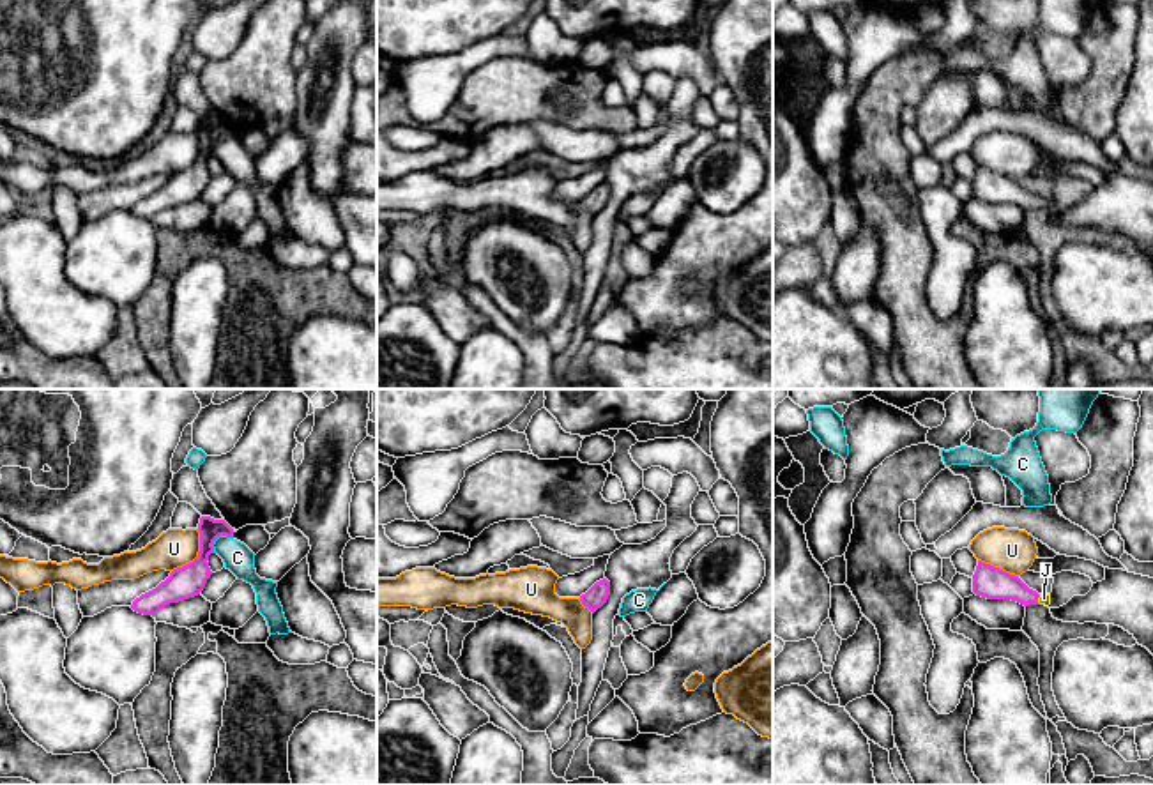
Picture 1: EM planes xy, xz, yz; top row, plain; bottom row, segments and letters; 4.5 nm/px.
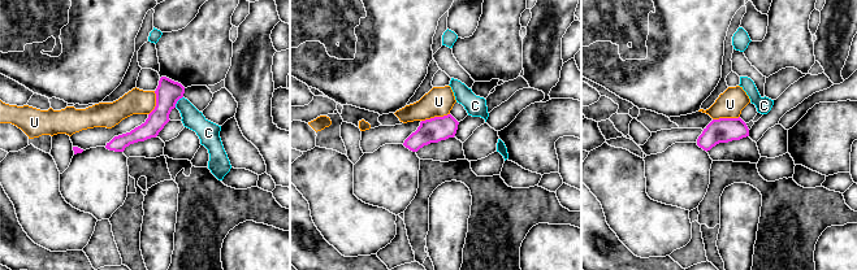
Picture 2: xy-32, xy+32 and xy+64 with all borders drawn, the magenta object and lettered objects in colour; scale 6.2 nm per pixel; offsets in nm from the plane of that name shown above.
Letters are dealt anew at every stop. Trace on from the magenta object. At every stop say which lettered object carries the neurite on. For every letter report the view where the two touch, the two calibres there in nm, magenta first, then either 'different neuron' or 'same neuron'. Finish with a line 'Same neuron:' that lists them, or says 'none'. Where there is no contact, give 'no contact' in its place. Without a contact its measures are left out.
C: xy | 140/140 nm | different neuron
J: yz | 150/50 nm | same neuron
U: xy | 150/180 nm | different neuron
Same neuron: J

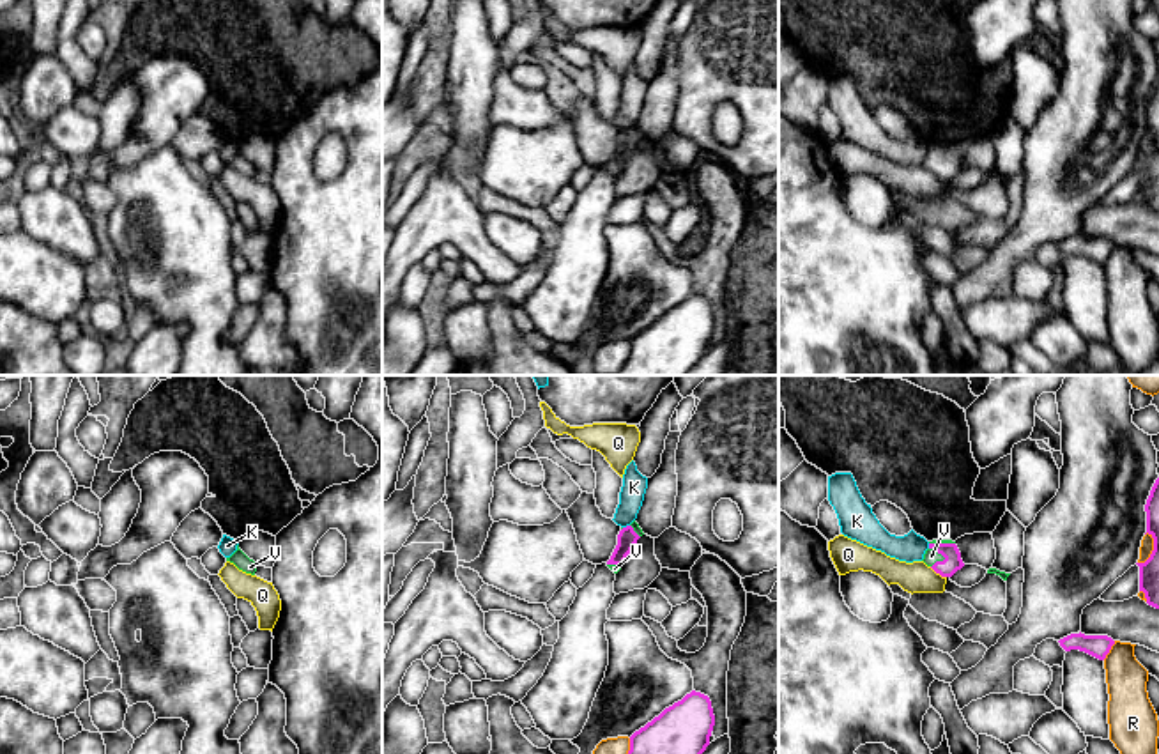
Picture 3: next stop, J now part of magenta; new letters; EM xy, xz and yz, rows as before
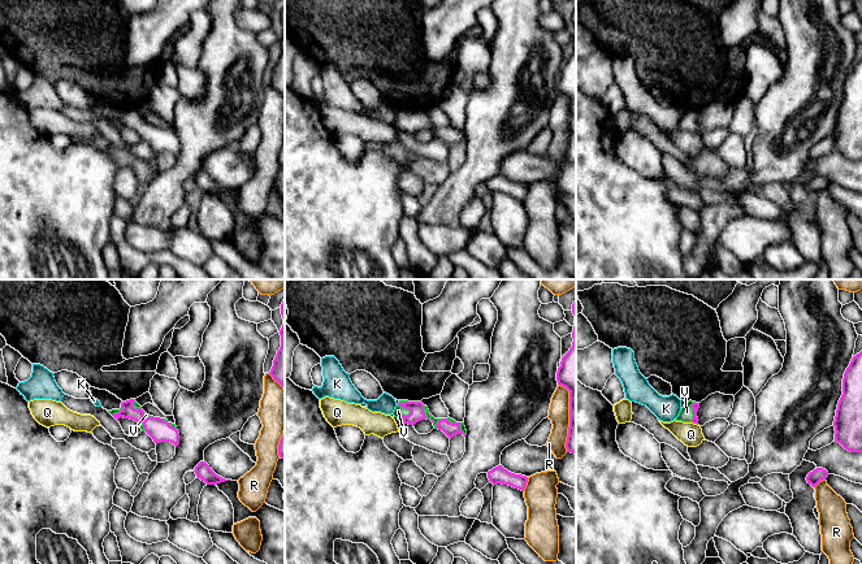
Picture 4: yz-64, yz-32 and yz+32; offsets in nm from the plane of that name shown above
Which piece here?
K: xz | 90/110 nm | different neuron
Q: yz | 90/140 nm | different neuron
R: yz | 100/180 nm | different neuron
V: yz | 90/70 nm | same neuron
Same neuron: V

